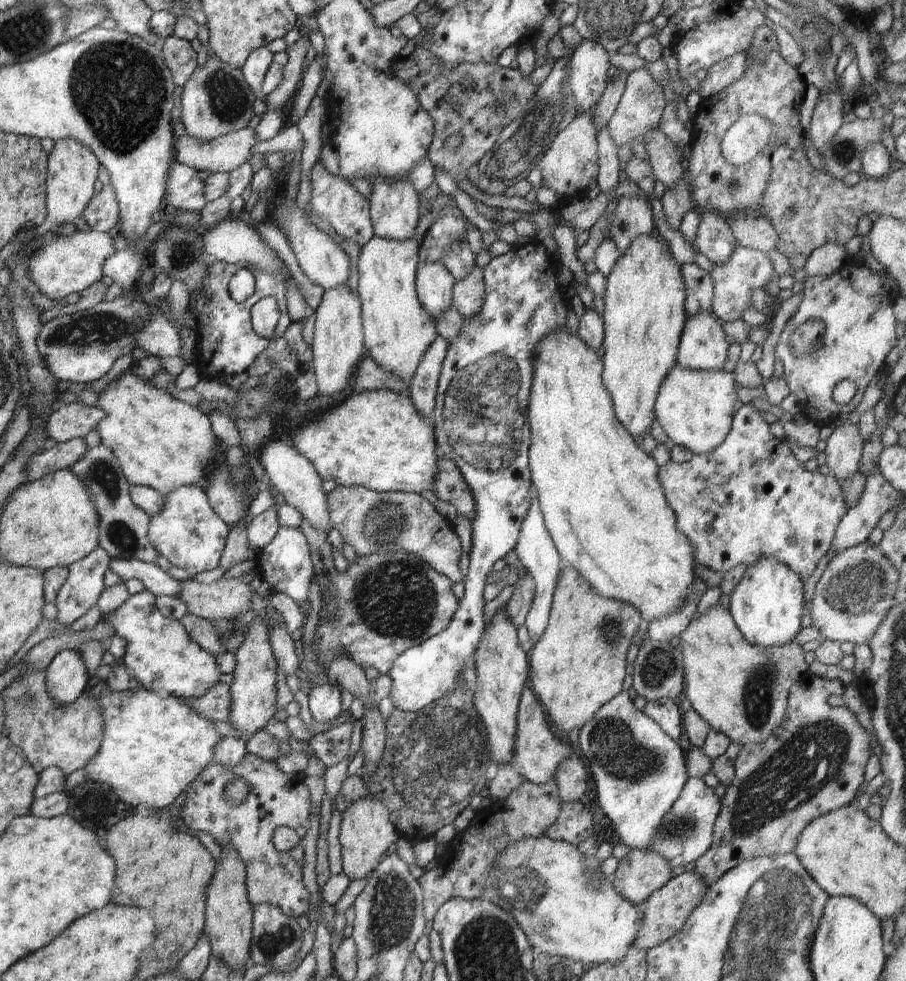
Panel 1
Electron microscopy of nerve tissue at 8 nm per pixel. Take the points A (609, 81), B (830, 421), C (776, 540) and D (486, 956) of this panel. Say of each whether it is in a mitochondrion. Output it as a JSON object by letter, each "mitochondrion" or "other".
{"A":"other","B":"other","C":"other","D":"mitochondrion"}

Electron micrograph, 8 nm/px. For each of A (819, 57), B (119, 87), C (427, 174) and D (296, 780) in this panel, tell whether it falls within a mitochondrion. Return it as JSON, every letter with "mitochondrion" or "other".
{"A":"other","B":"mitochondrion","C":"other","D":"other"}

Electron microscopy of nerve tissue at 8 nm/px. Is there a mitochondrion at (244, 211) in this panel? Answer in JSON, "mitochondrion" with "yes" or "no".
{"mitochondrion":"no"}

